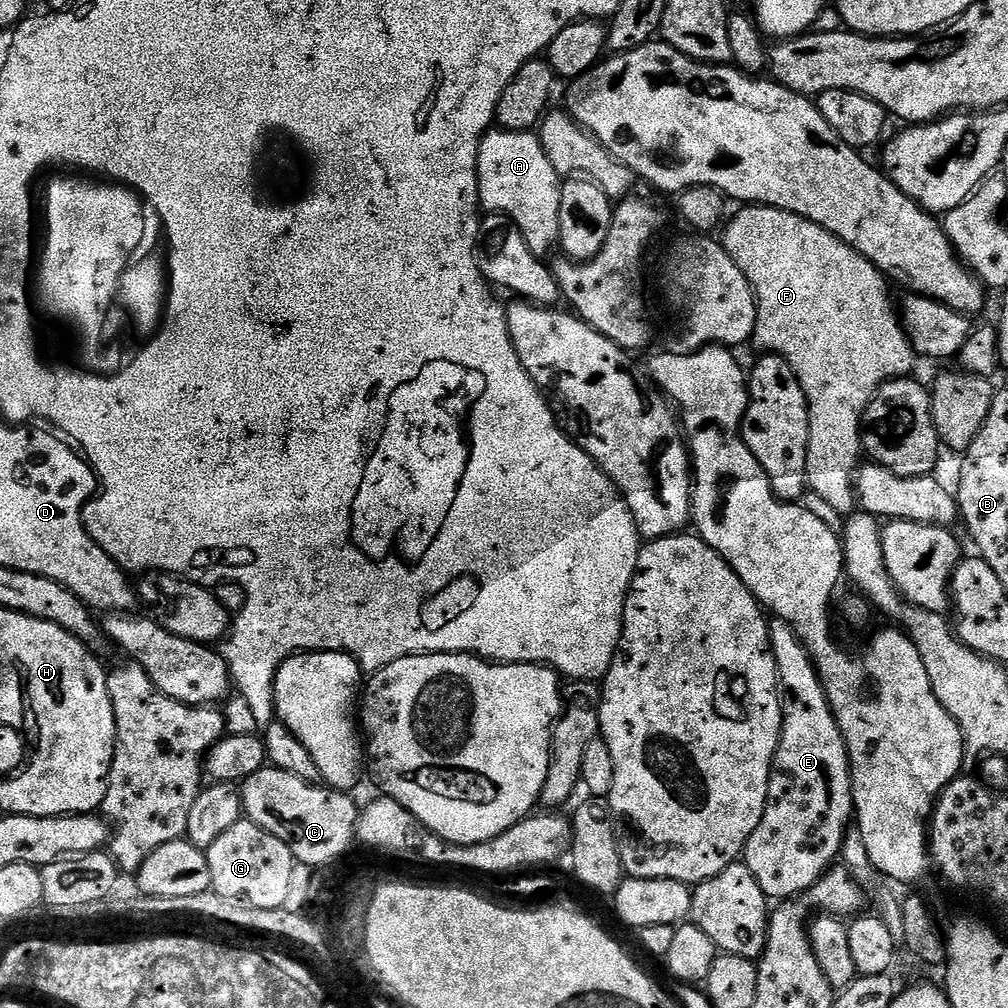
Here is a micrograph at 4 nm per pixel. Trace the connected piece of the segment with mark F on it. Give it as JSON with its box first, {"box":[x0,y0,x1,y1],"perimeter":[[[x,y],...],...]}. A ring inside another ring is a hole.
{"box":[722,206,914,518],"perimeter":[[[744,206],[741,212],[727,221],[723,229],[722,243],[724,248],[734,258],[738,270],[746,274],[746,278],[752,287],[752,293],[756,296],[756,329],[752,335],[751,343],[757,344],[758,347],[764,348],[765,353],[775,354],[784,357],[788,365],[794,370],[802,390],[806,394],[808,403],[808,421],[810,422],[810,434],[808,435],[808,457],[806,466],[808,467],[808,486],[809,489],[829,508],[832,512],[837,512],[840,518],[847,518],[857,511],[858,501],[856,498],[856,485],[854,477],[858,465],[862,460],[862,445],[860,443],[860,420],[864,416],[866,406],[873,398],[877,388],[881,384],[887,384],[888,381],[897,378],[904,378],[909,375],[914,361],[912,344],[908,341],[908,335],[904,333],[904,326],[901,317],[892,309],[892,296],[888,293],[890,289],[889,281],[883,276],[873,264],[864,256],[859,256],[850,245],[842,242],[834,234],[830,234],[822,226],[810,222],[793,212],[787,212],[781,208],[766,208],[763,206]]]}

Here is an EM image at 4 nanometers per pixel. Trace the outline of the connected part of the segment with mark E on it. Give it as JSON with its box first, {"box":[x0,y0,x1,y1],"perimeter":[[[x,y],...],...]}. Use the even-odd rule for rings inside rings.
{"box":[742,620,854,902],"perimeter":[[[784,620],[771,621],[770,635],[784,709],[784,729],[772,763],[768,801],[764,807],[762,822],[758,822],[758,830],[750,834],[744,847],[742,862],[750,870],[750,874],[754,874],[758,886],[762,886],[769,901],[787,902],[808,892],[810,886],[814,886],[818,878],[825,876],[841,855],[844,833],[854,820],[852,764],[848,760],[848,744],[842,738],[842,730],[826,698],[826,690],[816,673],[816,663],[808,649]]]}

